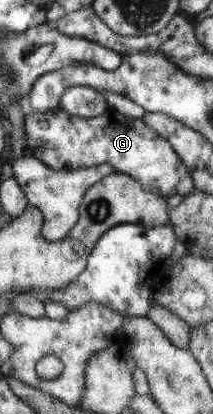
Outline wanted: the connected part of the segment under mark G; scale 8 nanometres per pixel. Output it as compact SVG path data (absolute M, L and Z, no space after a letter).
M57 105L55 110L42 113L29 112L24 125L28 153L42 161L49 169L75 171L81 168L107 164L114 167L117 172L129 175L145 190L152 191L155 195L160 195L165 199L173 195L186 196L197 190L189 170L183 165L173 146L157 132L149 129L142 118L126 118L110 107L103 115L97 117L77 117L69 115L61 105Z

